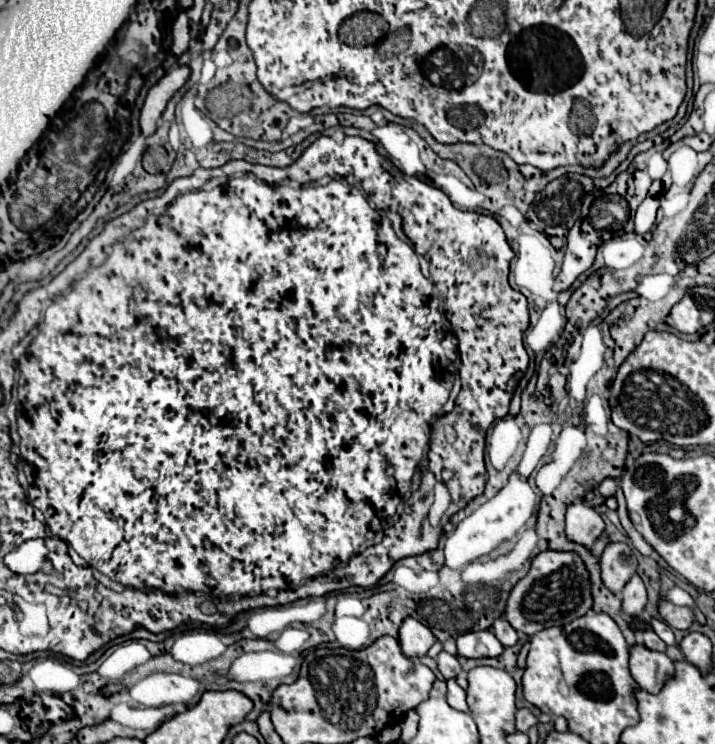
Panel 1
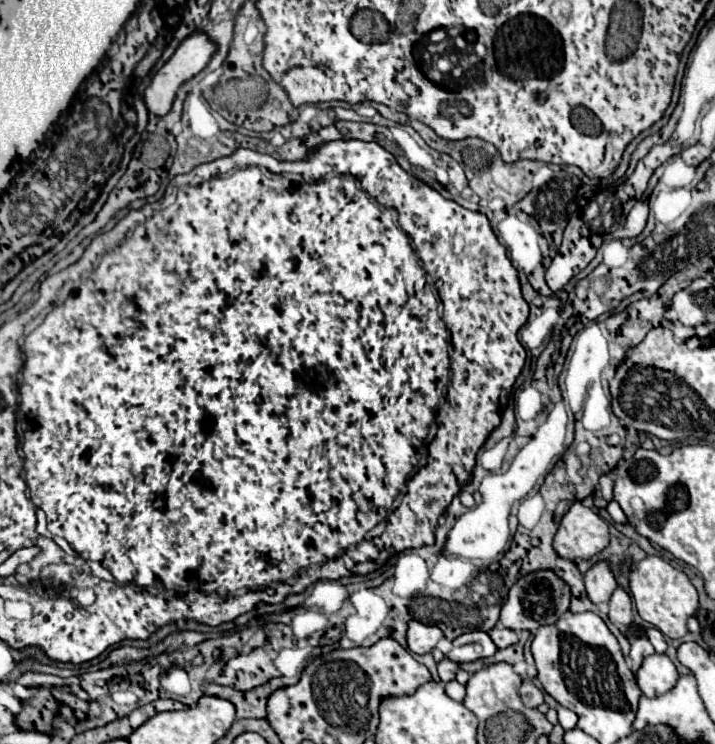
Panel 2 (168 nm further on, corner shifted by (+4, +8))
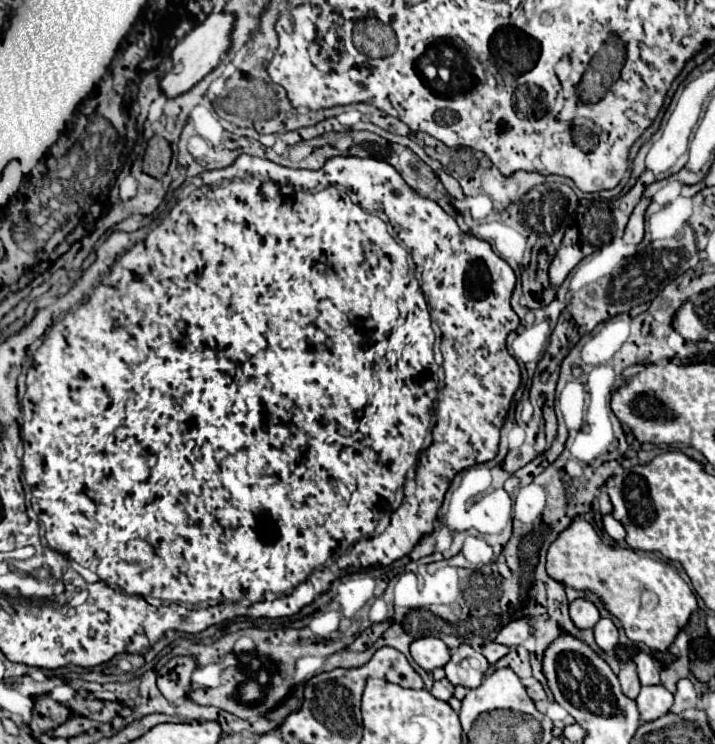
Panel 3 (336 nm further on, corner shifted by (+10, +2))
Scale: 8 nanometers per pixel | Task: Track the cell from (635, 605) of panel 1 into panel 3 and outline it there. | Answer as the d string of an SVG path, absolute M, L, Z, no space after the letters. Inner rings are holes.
M601 617L599 623L593 627L593 633L595 633L597 647L603 653L609 653L609 651L615 649L617 639L619 639L619 633L617 633L617 627L613 625L613 621L609 617Z

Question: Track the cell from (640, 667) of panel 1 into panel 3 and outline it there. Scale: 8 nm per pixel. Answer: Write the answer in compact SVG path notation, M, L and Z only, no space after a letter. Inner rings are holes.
M663 685L641 687L641 693L637 697L637 707L643 723L655 721L667 715L671 711L671 705L673 705L673 693L667 691Z

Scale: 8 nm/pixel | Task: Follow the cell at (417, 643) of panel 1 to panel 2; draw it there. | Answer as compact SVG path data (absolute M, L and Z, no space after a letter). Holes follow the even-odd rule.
M411 619L409 621L409 629L407 629L407 645L413 653L429 653L437 641L443 637L443 631L435 625L425 625L421 621Z

